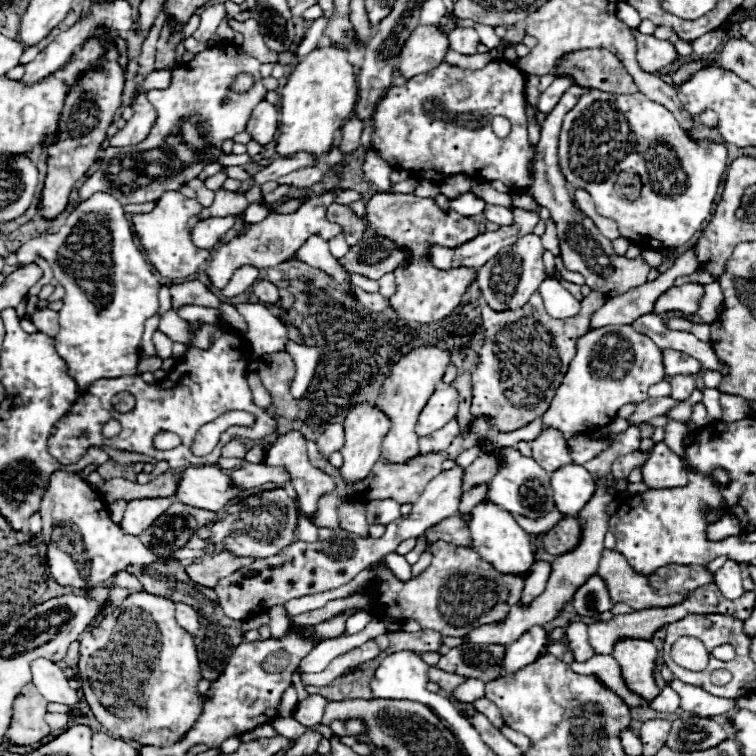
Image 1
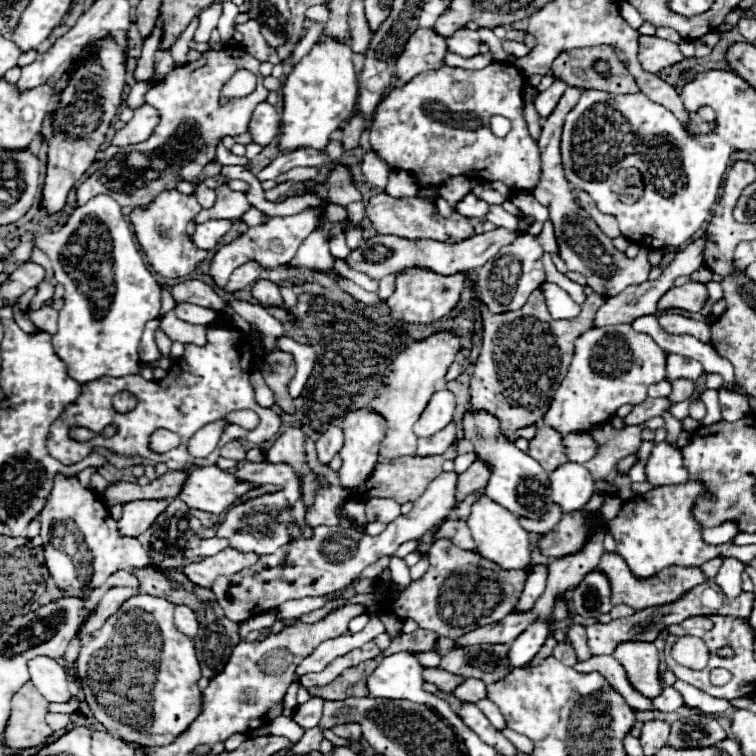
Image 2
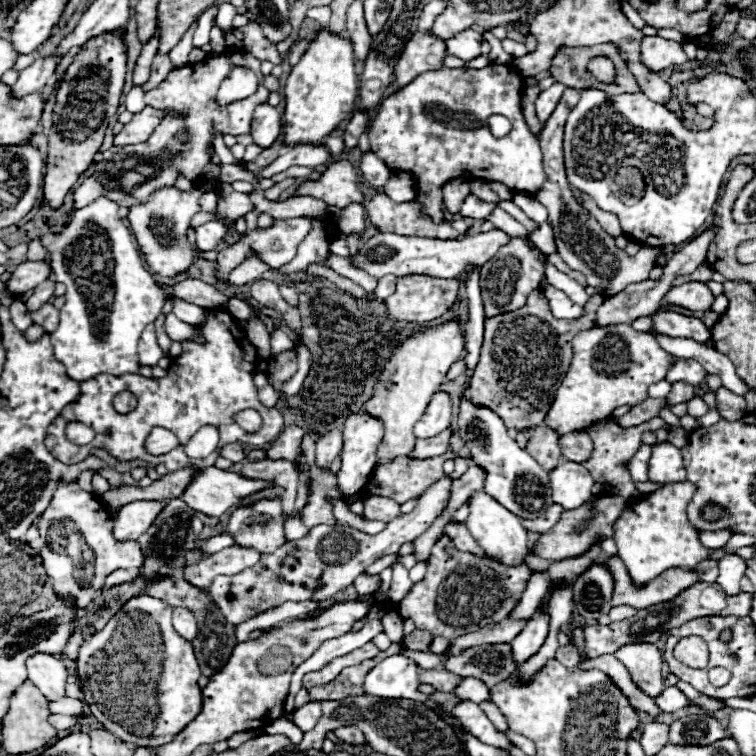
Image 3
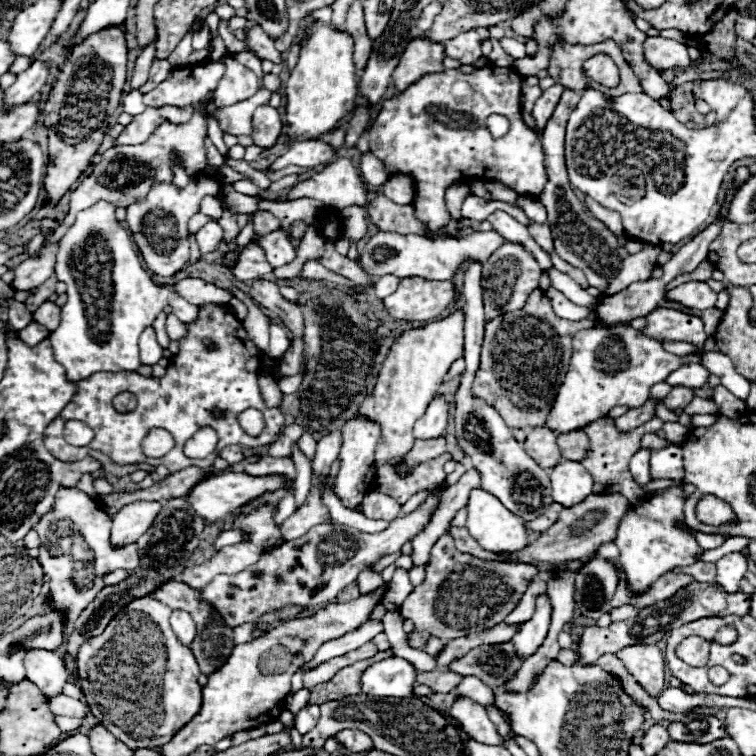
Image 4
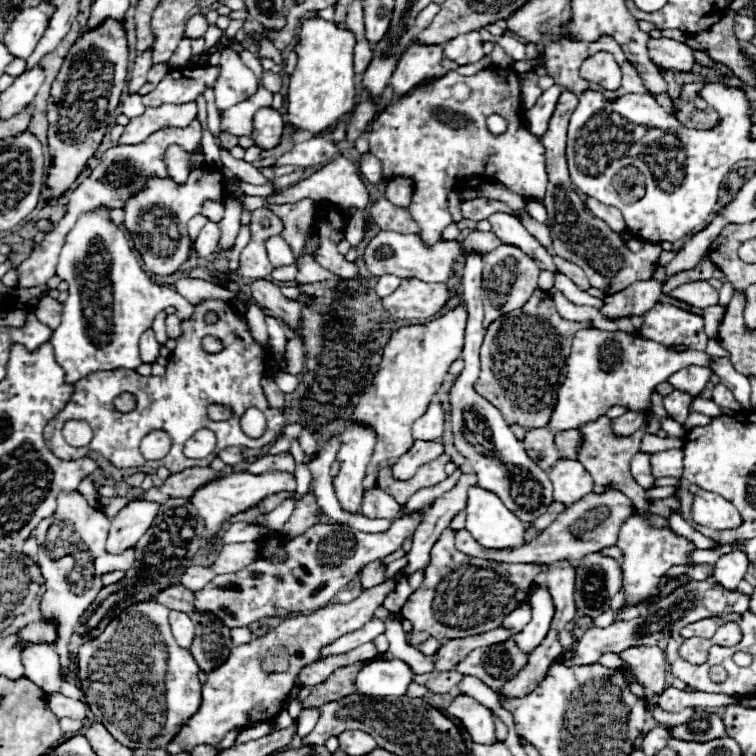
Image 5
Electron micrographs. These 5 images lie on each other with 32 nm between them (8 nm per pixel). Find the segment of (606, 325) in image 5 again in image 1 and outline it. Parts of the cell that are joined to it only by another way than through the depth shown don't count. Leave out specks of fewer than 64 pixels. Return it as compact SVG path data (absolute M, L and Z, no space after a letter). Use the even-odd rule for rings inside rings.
M546 278L538 290L540 290L544 306L552 318L564 320L564 318L572 318L580 312L580 302L576 302L572 298L572 294L568 290L564 290L556 280Z

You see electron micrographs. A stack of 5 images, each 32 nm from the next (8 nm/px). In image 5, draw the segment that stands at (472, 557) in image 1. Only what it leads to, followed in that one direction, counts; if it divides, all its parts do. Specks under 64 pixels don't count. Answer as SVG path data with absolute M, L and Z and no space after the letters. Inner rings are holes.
M444 530L436 546L432 546L432 560L424 568L422 586L408 598L402 608L402 616L412 622L412 630L430 632L436 640L466 638L494 630L502 620L516 610L536 576L542 572L542 566L536 564L502 564L502 562L484 562L482 558L472 558L460 554L454 548L454 530ZM440 584L440 606L434 606L436 586Z

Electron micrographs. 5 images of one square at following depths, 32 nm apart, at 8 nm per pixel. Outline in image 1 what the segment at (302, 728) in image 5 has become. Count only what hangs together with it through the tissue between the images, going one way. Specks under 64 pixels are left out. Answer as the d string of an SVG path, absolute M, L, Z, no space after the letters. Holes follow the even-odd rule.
M312 694L312 696L308 696L304 702L300 702L300 704L298 704L298 710L296 710L294 718L296 718L302 726L312 728L312 726L320 724L322 710L324 710L326 702L328 702L326 698L318 696L318 694Z

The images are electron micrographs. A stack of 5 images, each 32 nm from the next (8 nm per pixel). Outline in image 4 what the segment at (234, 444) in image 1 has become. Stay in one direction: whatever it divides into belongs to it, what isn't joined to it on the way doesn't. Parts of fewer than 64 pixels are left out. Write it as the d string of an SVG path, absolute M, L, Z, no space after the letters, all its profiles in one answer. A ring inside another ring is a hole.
M228 446L226 450L220 450L218 456L224 458L226 462L230 462L230 464L236 464L236 462L242 462L244 460L244 454L242 454L242 448L240 446Z

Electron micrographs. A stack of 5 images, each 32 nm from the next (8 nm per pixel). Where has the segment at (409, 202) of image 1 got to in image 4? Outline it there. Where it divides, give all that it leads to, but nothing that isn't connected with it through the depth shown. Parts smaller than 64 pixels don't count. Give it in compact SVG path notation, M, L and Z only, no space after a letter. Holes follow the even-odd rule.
M378 196L370 202L368 216L380 230L396 230L398 234L424 234L424 226L414 218L412 204L400 206L390 202L386 196Z

